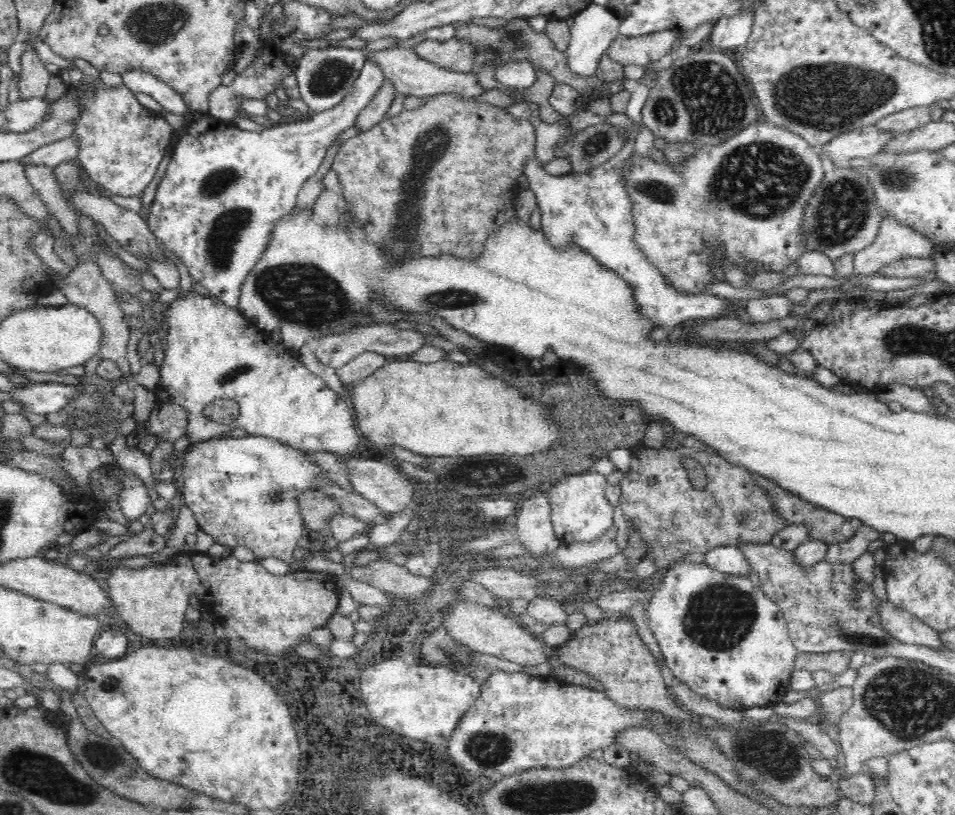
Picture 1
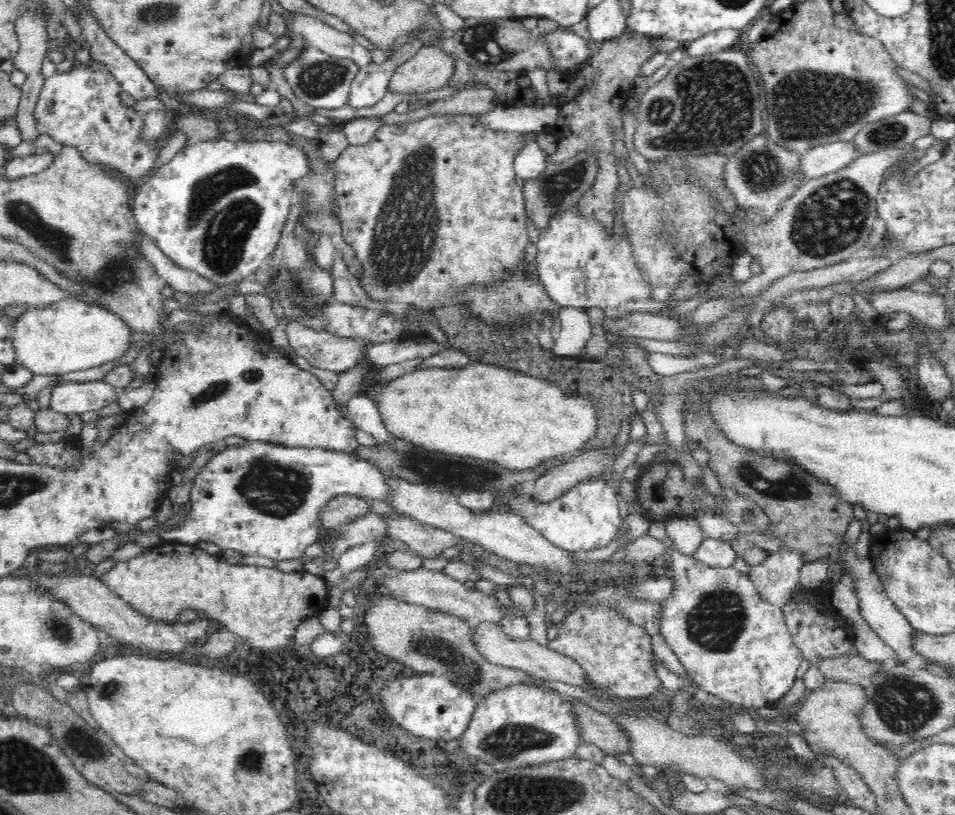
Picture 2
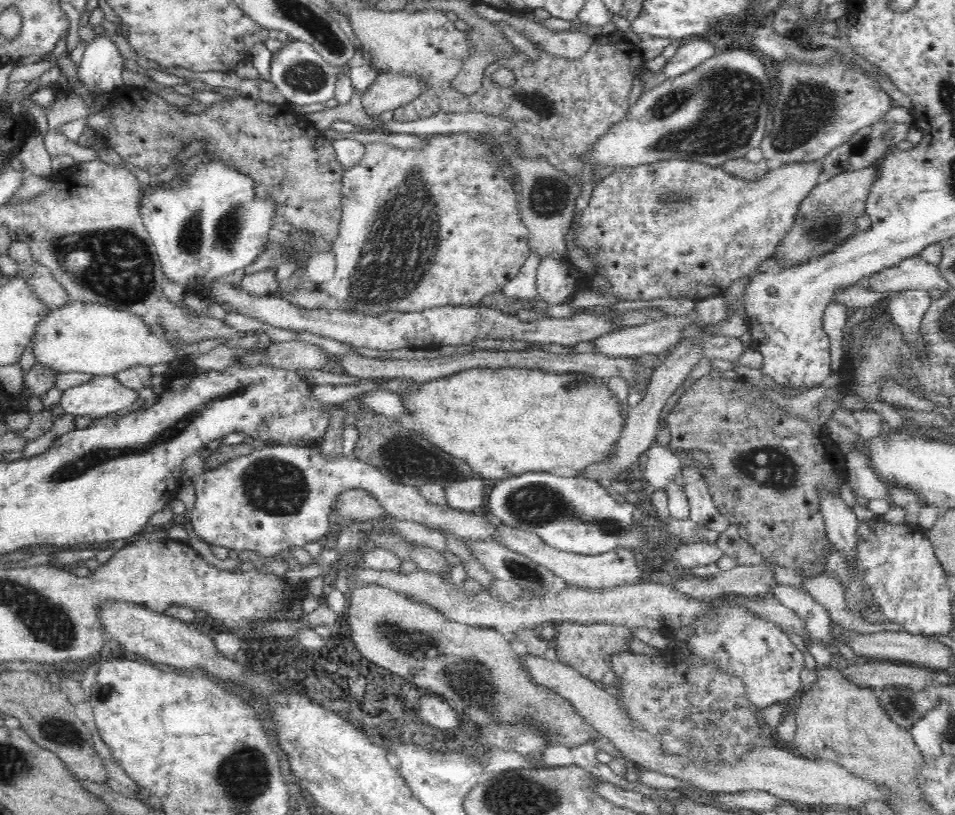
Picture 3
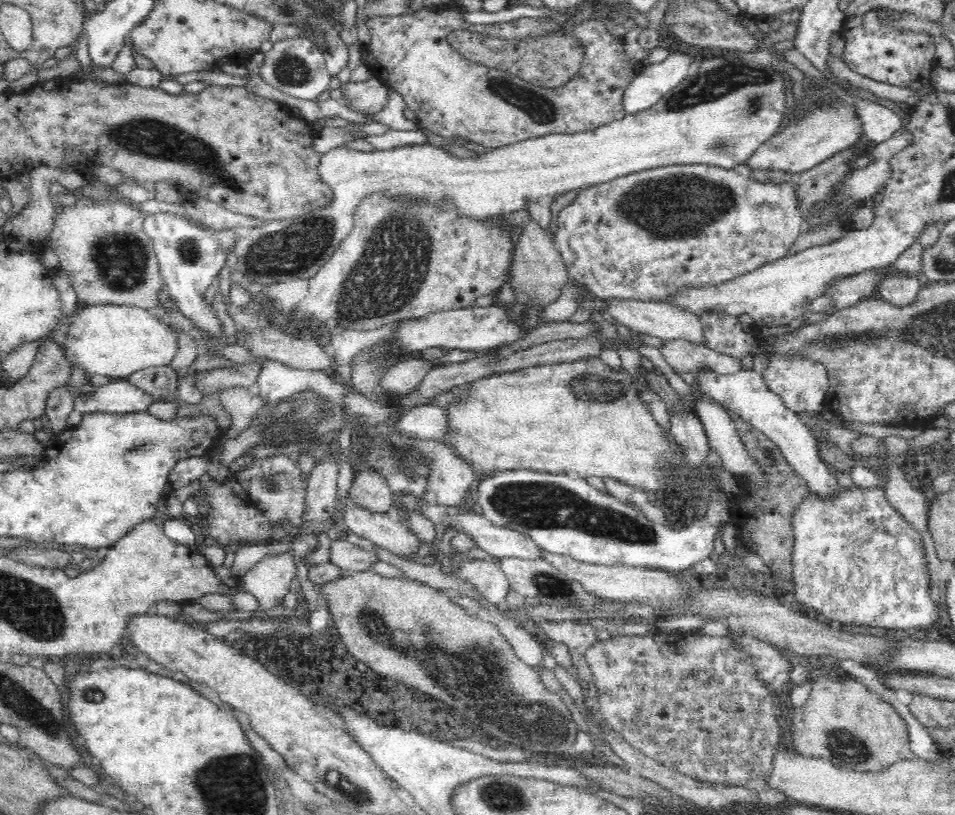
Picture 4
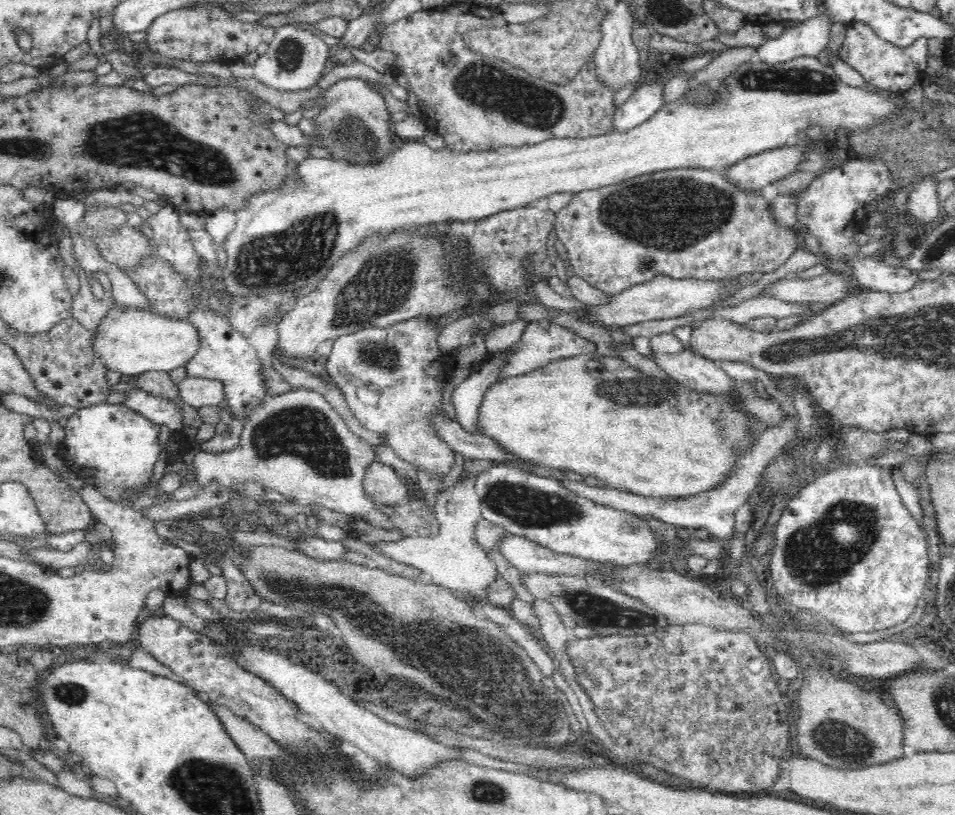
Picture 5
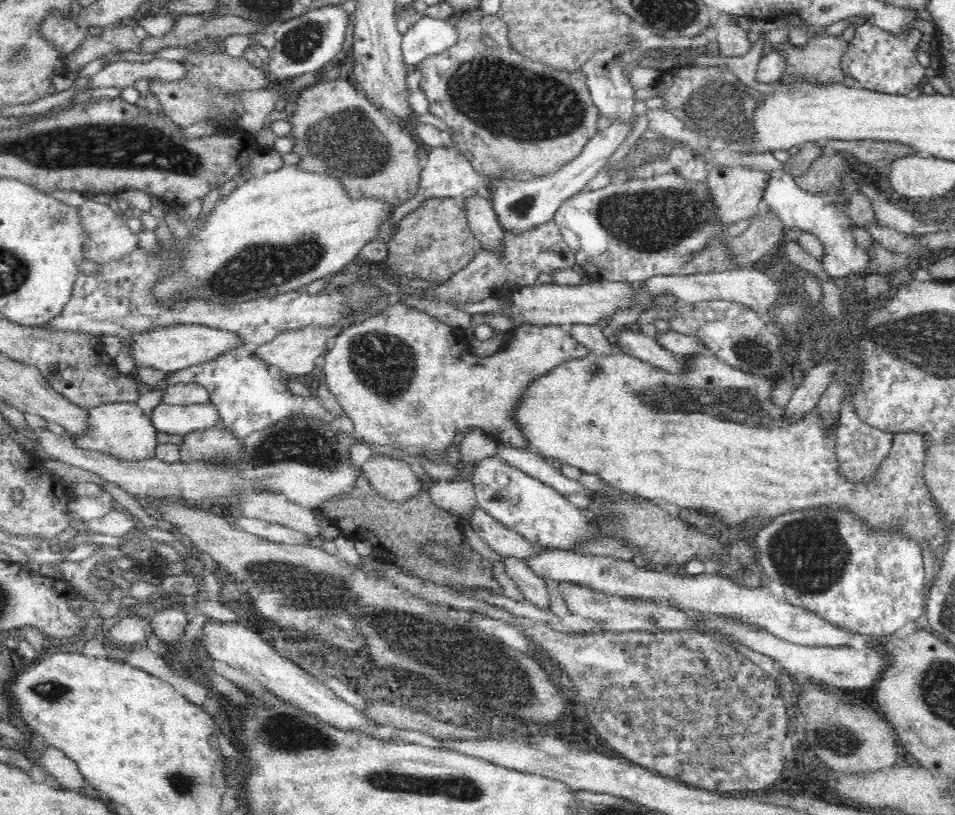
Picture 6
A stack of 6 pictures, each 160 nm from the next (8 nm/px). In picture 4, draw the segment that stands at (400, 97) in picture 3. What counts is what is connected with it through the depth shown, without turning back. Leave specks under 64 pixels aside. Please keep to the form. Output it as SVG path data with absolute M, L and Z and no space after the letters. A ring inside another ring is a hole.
M374 76L364 82L341 84L343 98L349 102L349 108L357 113L376 114L387 106L390 86Z

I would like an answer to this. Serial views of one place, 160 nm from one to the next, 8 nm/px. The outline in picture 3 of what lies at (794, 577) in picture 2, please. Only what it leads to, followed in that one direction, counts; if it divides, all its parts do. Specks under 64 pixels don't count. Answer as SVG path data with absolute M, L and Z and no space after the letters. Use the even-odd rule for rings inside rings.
M765 561L766 564L761 565L736 565L734 568L726 571L721 569L711 579L700 579L700 577L692 576L690 580L681 579L677 583L672 584L672 587L680 593L684 593L686 597L699 601L714 601L728 593L741 595L744 597L764 597L772 598L773 588L777 585L773 575L773 565Z

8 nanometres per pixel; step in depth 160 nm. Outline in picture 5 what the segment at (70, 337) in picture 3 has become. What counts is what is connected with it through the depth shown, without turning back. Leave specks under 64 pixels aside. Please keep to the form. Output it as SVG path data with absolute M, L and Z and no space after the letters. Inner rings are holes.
M112 307L94 332L92 349L106 369L128 376L163 370L172 372L194 358L200 348L200 333L187 320L173 320L136 307Z

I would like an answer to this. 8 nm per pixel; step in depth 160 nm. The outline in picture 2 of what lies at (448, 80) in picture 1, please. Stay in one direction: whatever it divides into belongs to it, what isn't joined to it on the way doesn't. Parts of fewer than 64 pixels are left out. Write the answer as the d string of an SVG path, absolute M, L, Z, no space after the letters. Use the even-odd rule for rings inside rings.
M290 12L284 20L287 34L302 36L310 47L338 58L351 58L359 67L372 63L369 50L357 43L350 33L340 32L318 17Z

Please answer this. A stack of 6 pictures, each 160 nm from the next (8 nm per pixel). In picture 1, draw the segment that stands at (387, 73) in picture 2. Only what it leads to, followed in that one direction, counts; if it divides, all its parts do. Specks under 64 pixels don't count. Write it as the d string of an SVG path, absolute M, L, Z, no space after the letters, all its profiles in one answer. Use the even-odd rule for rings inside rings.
M368 60L364 62L352 88L336 106L318 114L311 114L309 118L303 120L285 121L257 132L238 129L232 121L218 120L211 111L204 113L188 110L184 99L153 74L129 70L123 72L121 76L123 84L134 94L138 92L148 94L163 106L164 111L186 117L186 129L182 130L182 136L176 142L174 153L158 184L154 203L150 206L145 224L160 239L164 250L188 267L194 281L207 288L225 305L235 309L240 302L240 288L250 270L256 266L256 262L262 259L275 225L291 214L303 183L318 172L326 156L326 150L334 139L347 128L354 126L358 115L378 94L385 78L381 68Z

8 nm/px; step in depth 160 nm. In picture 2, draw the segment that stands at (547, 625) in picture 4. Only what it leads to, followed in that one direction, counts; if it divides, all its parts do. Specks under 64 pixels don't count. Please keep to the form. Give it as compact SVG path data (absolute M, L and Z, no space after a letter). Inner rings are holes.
M578 604L562 620L558 636L548 646L578 662L587 673L587 679L605 697L629 703L644 700L661 688L661 681L656 676L651 636L611 608Z

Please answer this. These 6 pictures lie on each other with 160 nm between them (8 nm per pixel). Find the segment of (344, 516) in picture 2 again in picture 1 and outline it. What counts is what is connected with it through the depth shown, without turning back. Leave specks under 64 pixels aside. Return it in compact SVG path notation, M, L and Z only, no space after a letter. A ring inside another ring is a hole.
M308 490L300 494L296 503L300 505L304 528L310 530L322 530L334 514L342 513L338 501L320 490Z

